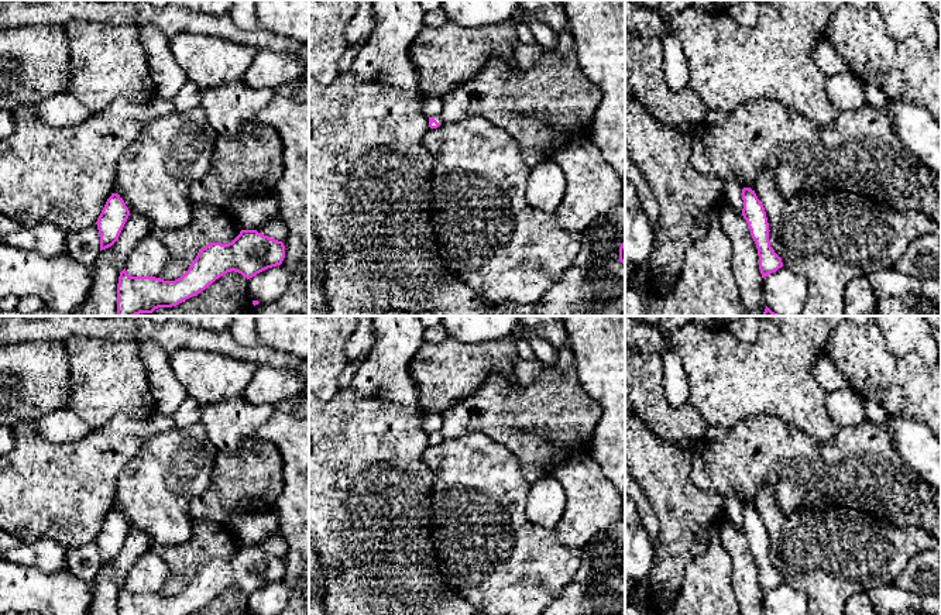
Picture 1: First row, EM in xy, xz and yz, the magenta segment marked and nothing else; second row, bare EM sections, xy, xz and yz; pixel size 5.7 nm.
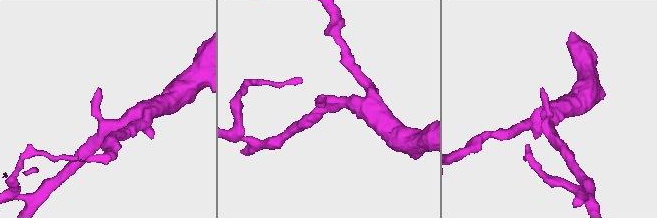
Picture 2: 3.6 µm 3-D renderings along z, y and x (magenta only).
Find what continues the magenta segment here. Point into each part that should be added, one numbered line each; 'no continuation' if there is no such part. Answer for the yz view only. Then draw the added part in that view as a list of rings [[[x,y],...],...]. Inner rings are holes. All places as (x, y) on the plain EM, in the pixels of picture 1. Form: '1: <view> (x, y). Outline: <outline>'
no continuation

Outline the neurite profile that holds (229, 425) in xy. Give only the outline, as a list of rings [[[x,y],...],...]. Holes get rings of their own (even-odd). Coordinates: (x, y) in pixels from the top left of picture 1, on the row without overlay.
[[[236,396],[202,406],[200,423],[217,450],[234,454],[245,442],[253,440],[255,432],[269,422],[274,413],[275,408],[271,405],[251,405]]]

